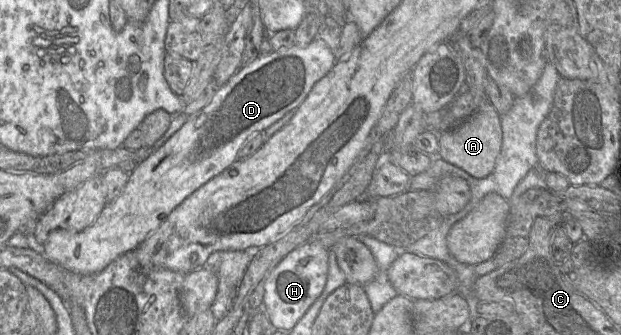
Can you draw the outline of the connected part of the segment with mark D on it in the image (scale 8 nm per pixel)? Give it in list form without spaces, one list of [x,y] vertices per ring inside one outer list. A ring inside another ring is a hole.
[[[321,38],[305,47],[292,46],[263,54],[241,67],[227,83],[219,86],[211,102],[197,114],[188,117],[185,124],[148,159],[130,173],[129,180],[119,197],[107,202],[97,219],[80,232],[57,229],[52,231],[42,246],[30,235],[30,247],[62,268],[79,274],[100,272],[119,256],[133,251],[151,233],[156,231],[169,214],[188,196],[238,160],[238,152],[246,141],[262,133],[287,113],[294,112],[306,99],[316,82],[335,65],[334,52]]]

